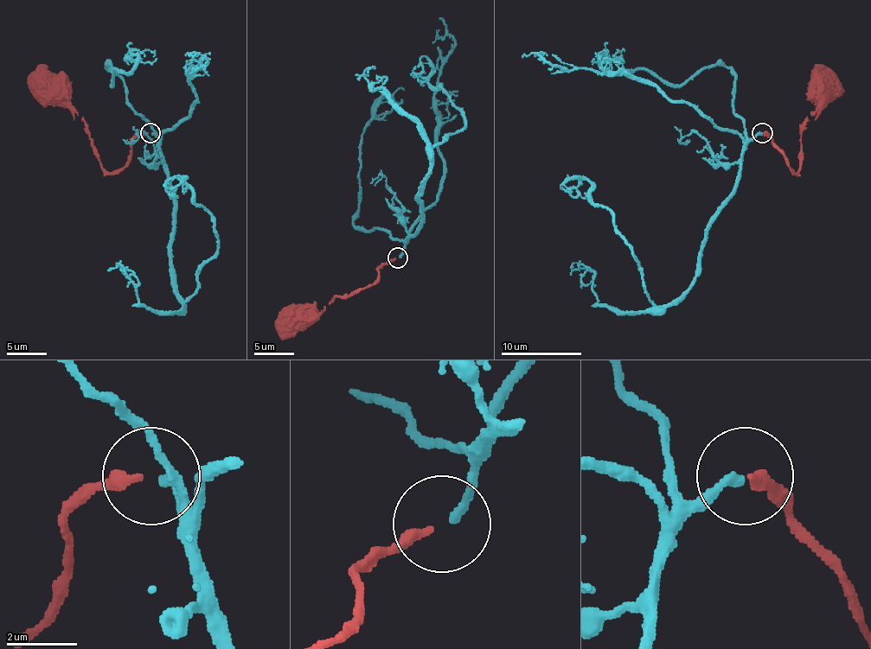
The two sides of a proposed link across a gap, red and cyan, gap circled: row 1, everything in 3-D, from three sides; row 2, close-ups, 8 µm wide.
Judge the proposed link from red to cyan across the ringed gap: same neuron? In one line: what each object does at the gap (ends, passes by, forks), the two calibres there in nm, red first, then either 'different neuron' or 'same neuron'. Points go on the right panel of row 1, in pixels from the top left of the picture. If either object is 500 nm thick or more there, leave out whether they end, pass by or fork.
red ends | cyan ends | 320/240 nm | same neuron

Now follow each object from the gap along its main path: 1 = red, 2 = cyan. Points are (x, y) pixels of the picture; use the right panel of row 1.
1: (763, 132), (797, 172), (801, 126), (805, 117), (817, 110), (819, 100), (825, 94), (825, 84)
2: (761, 132), (711, 224), (701, 272), (665, 306), (580, 178), (583, 198), (589, 188)

